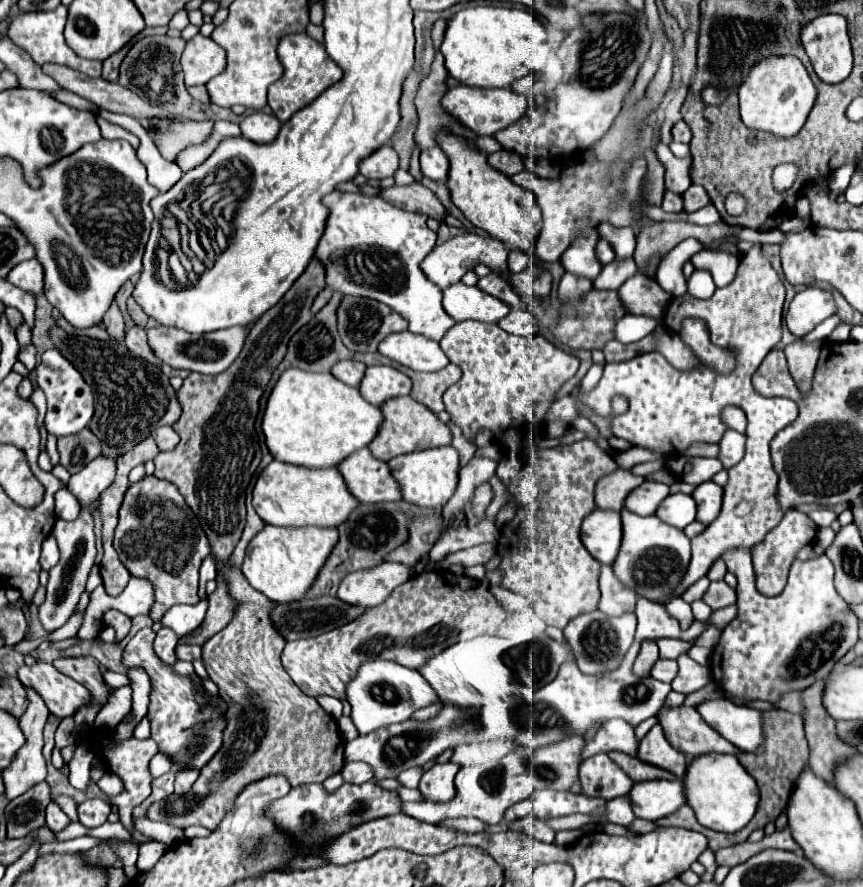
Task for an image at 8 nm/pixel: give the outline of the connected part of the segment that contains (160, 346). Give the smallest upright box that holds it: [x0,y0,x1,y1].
[147,327,249,375]

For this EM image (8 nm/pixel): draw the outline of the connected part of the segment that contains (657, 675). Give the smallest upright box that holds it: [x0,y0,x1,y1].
[649,659,679,683]

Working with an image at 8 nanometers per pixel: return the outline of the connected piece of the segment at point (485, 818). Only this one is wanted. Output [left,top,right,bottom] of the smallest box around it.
[401,747,531,825]

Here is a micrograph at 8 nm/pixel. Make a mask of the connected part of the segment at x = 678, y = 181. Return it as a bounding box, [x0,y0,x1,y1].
[657,136,691,193]

